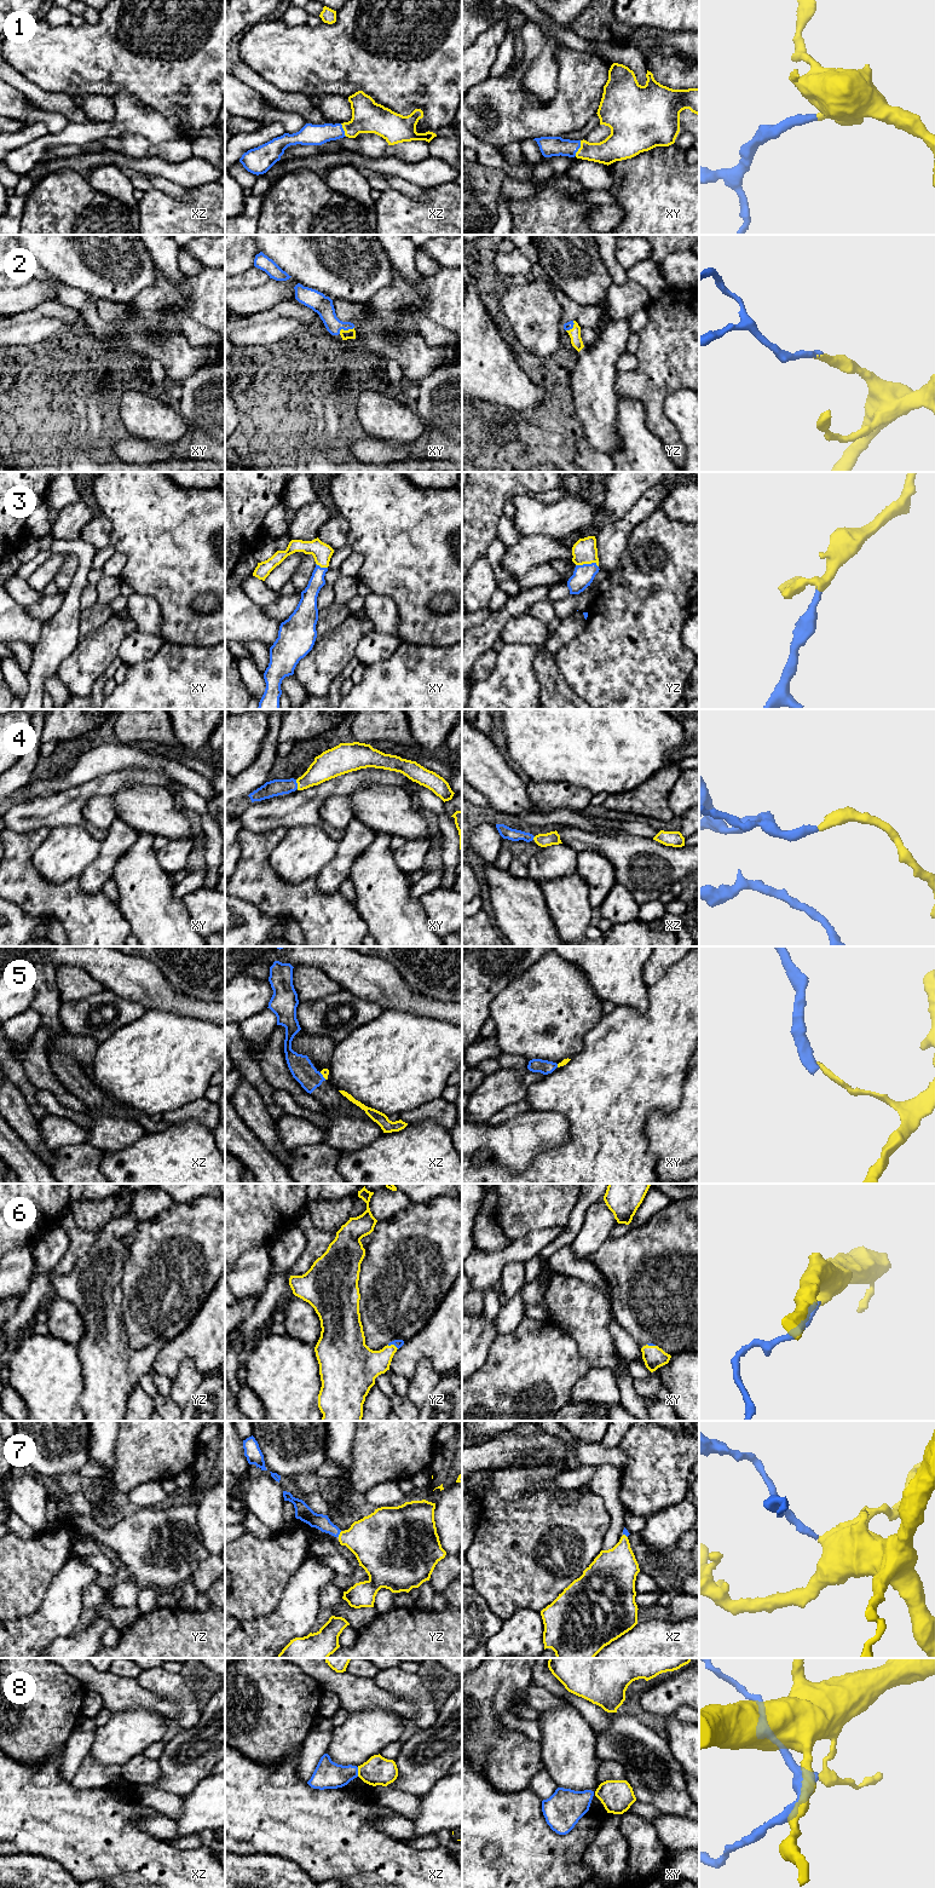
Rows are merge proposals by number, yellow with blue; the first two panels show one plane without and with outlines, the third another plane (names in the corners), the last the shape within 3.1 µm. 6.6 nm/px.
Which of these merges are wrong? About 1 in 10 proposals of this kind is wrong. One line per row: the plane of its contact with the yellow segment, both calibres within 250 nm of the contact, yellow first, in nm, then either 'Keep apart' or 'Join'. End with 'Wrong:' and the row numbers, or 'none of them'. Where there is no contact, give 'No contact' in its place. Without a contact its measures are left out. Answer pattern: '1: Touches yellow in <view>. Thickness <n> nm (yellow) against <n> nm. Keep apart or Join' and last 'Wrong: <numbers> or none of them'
1: Touches yellow in xy. Thickness 190 nm (yellow) against 130 nm. Join
2: Touches yellow in xy. Thickness 60 nm (yellow) against 130 nm. Join
3: Touches yellow in yz. Thickness 170 nm (yellow) against 140 nm. Join
4: Touches yellow in xy. Thickness 180 nm (yellow) against 110 nm. Join
5: Touches yellow in xz. Thickness 50 nm (yellow) against 160 nm. Keep apart
6: Touches yellow in yz. Thickness 240 nm (yellow) against 60 nm. Join
7: Touches yellow in yz. Thickness 340 nm (yellow) against 100 nm. Join
8: Touches yellow in xz. Thickness 190 nm (yellow) against 190 nm. Keep apart
Wrong: 5, 8

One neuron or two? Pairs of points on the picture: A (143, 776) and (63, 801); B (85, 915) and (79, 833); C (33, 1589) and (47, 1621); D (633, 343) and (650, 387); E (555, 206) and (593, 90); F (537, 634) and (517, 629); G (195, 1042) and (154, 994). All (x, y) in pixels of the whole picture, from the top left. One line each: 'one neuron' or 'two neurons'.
A: one neuron
B: two neurons
C: two neurons
D: two neurons
E: two neurons
F: one neuron
G: two neurons

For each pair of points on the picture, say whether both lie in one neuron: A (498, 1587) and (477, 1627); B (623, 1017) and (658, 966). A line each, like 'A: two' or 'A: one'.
A: two
B: two

